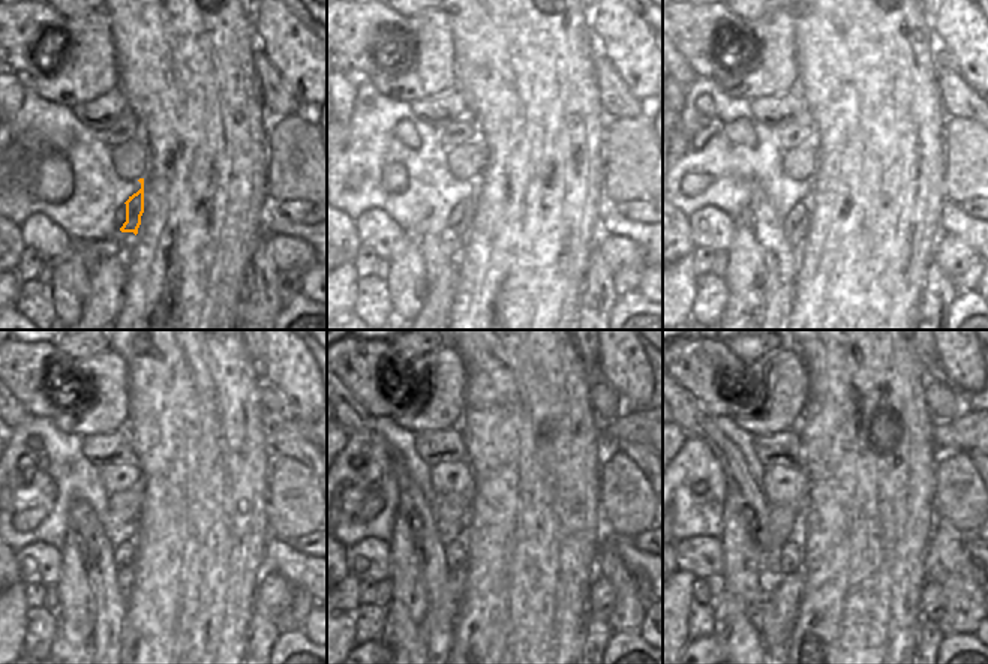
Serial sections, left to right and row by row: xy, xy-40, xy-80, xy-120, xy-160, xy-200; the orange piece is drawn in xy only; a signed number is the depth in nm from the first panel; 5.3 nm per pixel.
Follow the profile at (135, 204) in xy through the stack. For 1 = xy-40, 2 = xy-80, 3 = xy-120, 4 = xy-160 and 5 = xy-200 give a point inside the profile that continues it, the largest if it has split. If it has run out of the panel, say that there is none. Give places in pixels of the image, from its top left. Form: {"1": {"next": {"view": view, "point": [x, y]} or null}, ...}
{"1": {"next": {"view": "xy-40", "point": [470, 204]}}, "2": {"next": {"view": "xy-80", "point": [796, 237]}}, "3": {"next": {"view": "xy-120", "point": [125, 576]}}, "4": {"next": {"view": "xy-160", "point": [456, 580]}}, "5": {"next": {"view": "xy-200", "point": [775, 622]}}}

